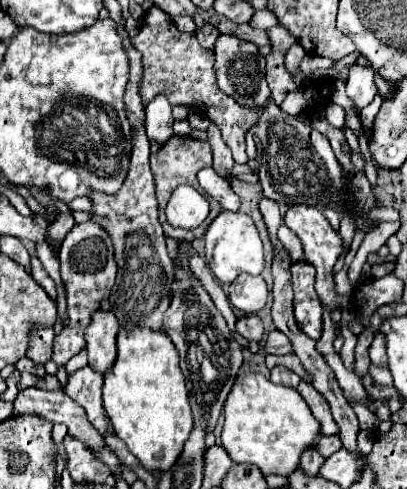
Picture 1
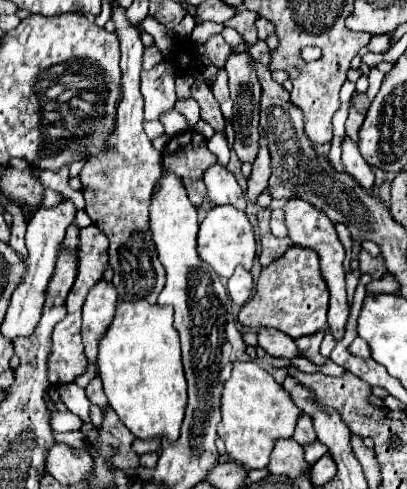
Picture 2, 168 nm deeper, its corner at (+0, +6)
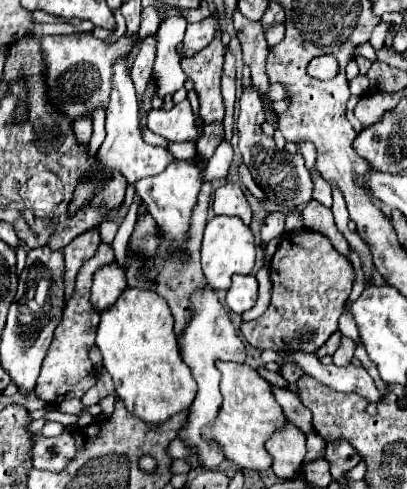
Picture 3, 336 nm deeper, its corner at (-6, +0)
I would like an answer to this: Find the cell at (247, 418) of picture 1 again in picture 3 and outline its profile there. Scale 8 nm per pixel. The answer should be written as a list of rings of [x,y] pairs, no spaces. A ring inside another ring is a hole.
[[[218,360],[216,366],[222,372],[220,392],[224,396],[224,402],[222,402],[216,422],[208,430],[204,430],[204,434],[220,442],[220,446],[224,446],[226,458],[232,460],[236,466],[240,466],[242,470],[252,470],[252,472],[268,470],[272,466],[272,456],[264,448],[264,442],[288,422],[288,418],[284,416],[284,410],[274,400],[272,384],[264,380],[248,364]]]

